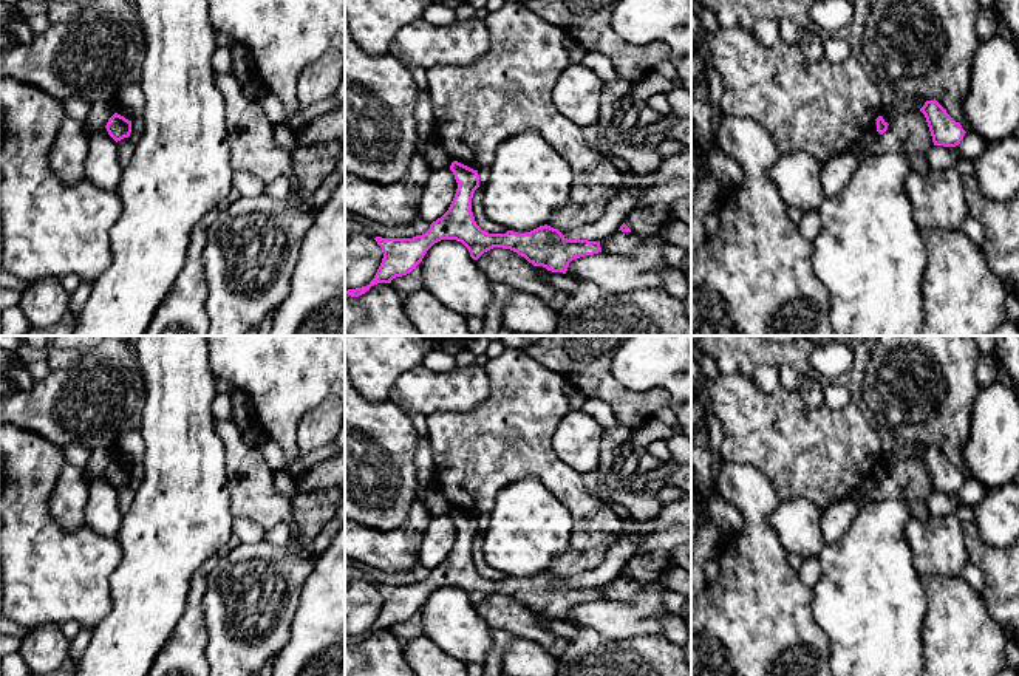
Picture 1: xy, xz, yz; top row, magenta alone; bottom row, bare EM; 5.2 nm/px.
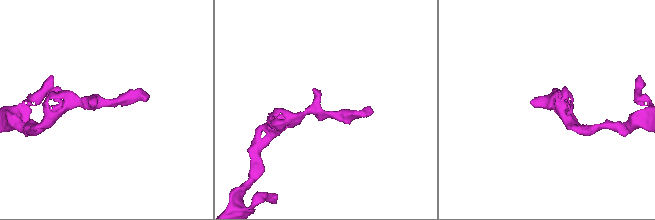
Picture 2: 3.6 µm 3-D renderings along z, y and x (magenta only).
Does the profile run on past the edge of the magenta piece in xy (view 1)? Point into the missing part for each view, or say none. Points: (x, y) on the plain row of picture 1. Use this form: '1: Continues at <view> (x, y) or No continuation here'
1: No continuation here

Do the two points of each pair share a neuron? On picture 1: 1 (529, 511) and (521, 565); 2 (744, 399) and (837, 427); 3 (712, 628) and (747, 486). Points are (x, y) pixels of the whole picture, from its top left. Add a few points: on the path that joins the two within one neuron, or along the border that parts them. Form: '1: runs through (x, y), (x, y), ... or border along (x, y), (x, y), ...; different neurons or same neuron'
1: runs through (528, 525), (521, 540), (521, 551); same neuron
2: runs through (767, 418), (777, 418), (786, 427), (814, 427); same neuron
3: runs through (747, 593), (753, 587), (753, 522); same neuron

